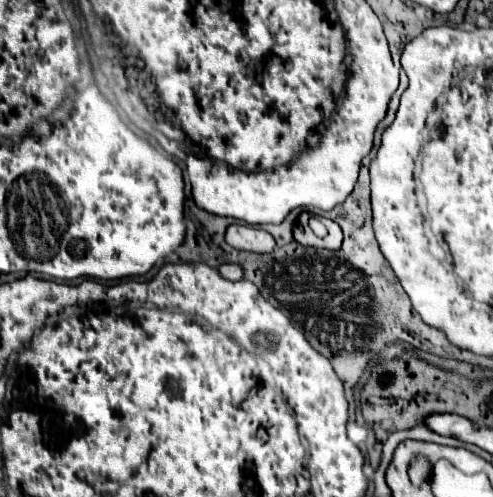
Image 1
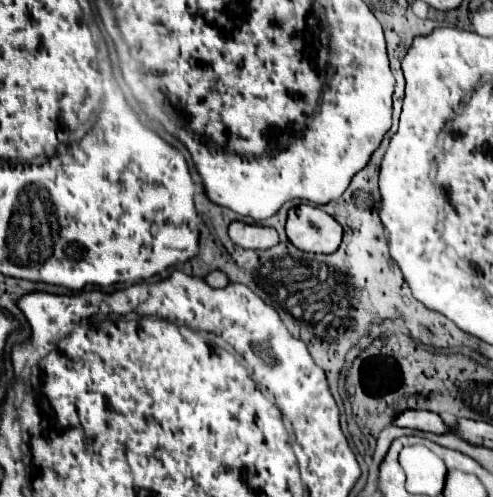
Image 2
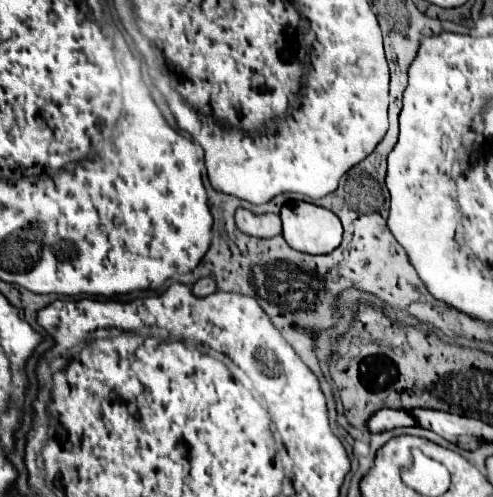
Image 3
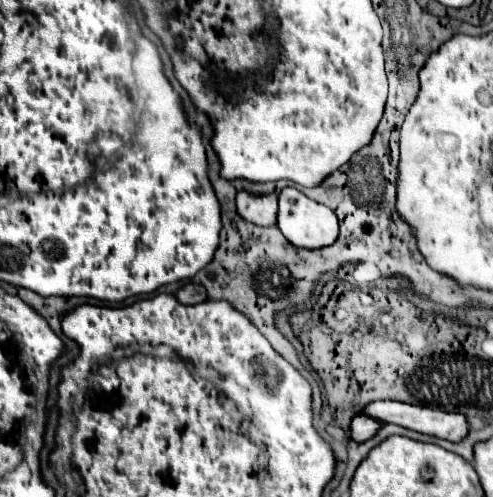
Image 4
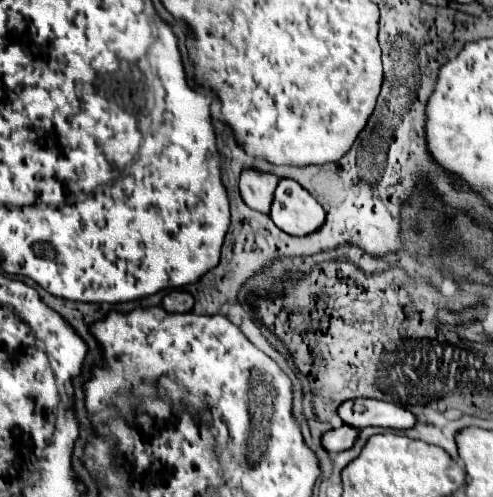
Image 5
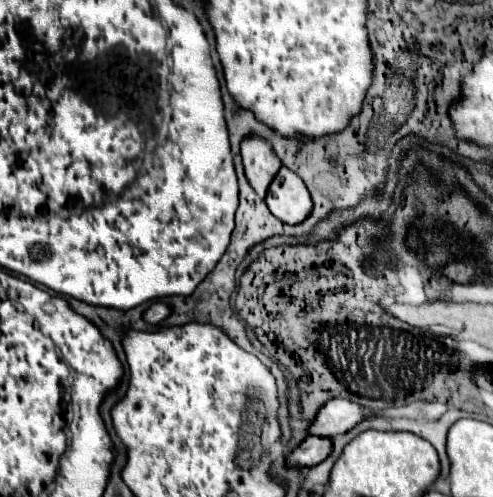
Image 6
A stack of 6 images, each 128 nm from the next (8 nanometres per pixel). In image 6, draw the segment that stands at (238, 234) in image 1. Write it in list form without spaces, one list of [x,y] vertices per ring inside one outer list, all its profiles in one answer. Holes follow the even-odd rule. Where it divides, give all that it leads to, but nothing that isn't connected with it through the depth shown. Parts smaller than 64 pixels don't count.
[[[250,134],[242,140],[242,160],[244,160],[244,170],[248,176],[248,182],[252,188],[256,188],[258,196],[266,196],[268,184],[280,170],[280,158],[276,156],[274,148],[258,134]]]

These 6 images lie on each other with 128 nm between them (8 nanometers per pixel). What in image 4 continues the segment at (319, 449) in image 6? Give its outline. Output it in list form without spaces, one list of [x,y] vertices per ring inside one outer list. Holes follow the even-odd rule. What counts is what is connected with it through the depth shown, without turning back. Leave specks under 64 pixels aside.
[[[358,414],[358,416],[352,418],[350,430],[348,430],[348,440],[356,442],[356,444],[362,444],[368,438],[372,438],[378,428],[380,428],[378,420],[372,420],[372,418],[364,416],[364,414]]]

